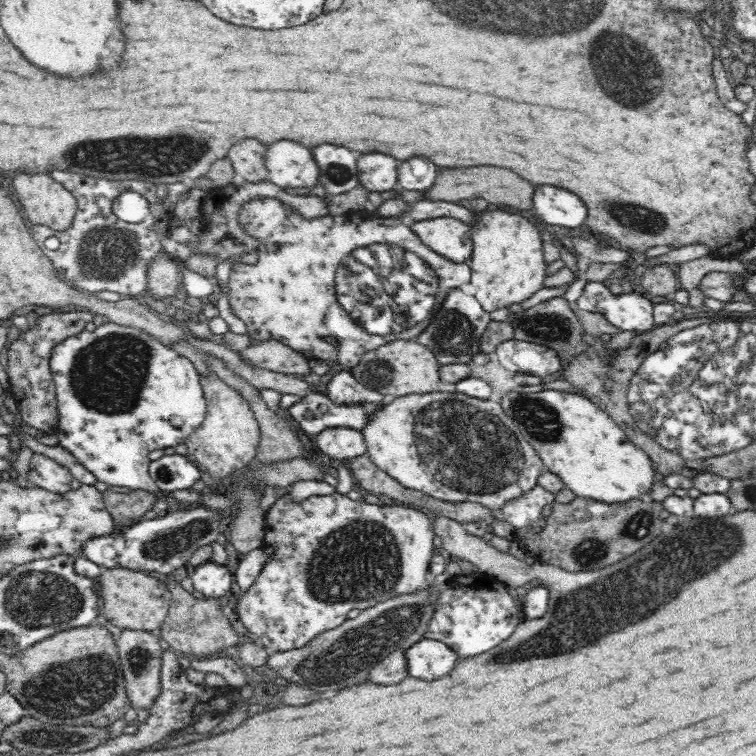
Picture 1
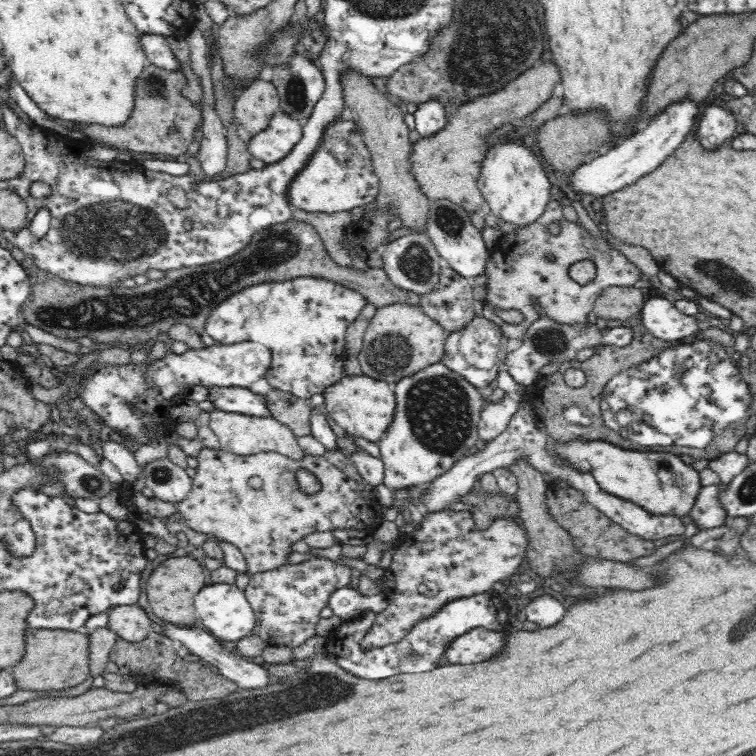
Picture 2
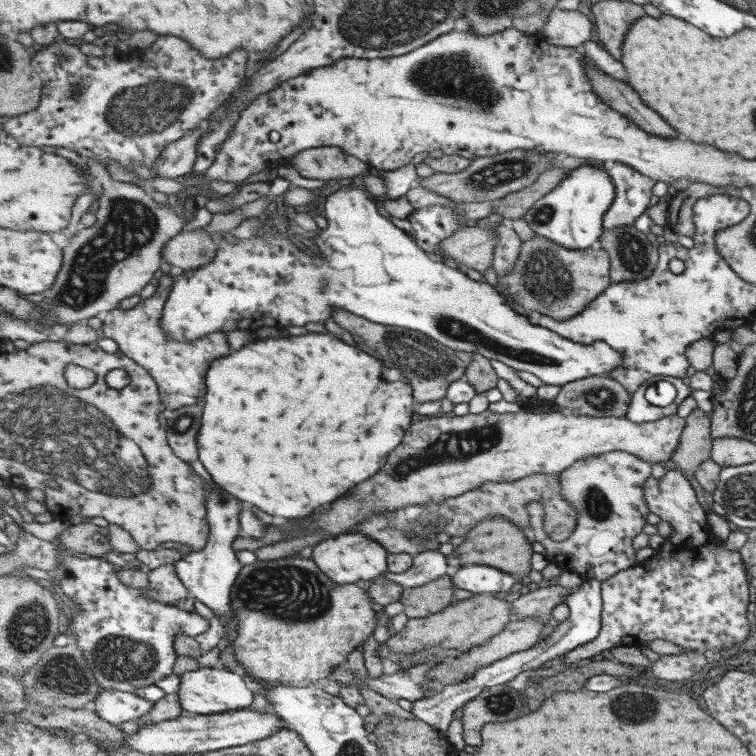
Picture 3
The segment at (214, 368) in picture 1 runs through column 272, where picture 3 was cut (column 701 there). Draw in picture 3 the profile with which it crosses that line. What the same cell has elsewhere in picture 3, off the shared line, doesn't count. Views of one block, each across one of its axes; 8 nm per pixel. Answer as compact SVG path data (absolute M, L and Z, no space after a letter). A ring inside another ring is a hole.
M696 408L684 419L679 448L671 461L683 472L693 476L697 465L710 459L712 440L710 438L710 417Z

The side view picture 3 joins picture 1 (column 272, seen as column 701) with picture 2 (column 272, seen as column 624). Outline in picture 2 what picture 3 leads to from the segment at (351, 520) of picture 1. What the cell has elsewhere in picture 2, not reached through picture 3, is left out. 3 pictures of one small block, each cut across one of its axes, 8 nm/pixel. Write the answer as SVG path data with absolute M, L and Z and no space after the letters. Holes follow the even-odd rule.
M310 558L300 564L280 566L278 570L253 573L244 591L245 597L256 613L256 636L263 644L291 646L291 648L302 646L306 640L316 636L316 623L320 619L320 612L326 607L330 593L348 586L351 579L352 569L350 567L323 561L320 558Z

